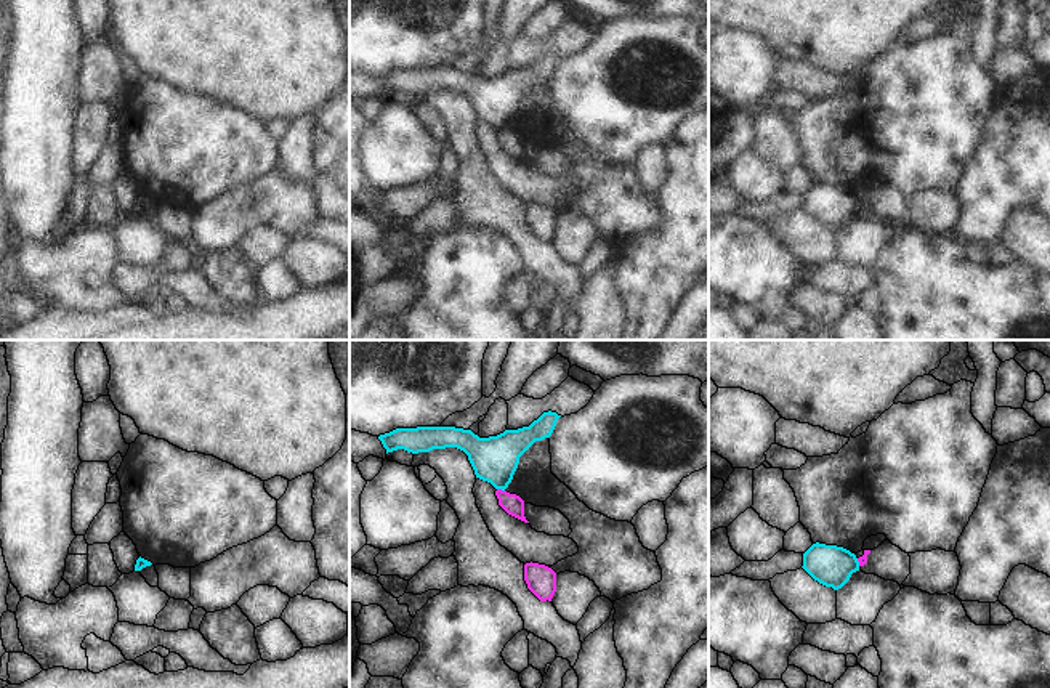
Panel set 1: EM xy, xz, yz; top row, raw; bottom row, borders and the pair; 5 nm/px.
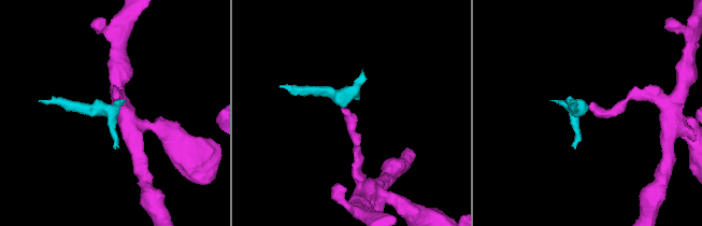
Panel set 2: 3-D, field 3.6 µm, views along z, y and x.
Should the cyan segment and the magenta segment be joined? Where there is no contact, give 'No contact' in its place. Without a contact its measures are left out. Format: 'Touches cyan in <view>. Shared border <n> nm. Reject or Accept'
Touches cyan in xz. Shared border 40 nm. Reject

